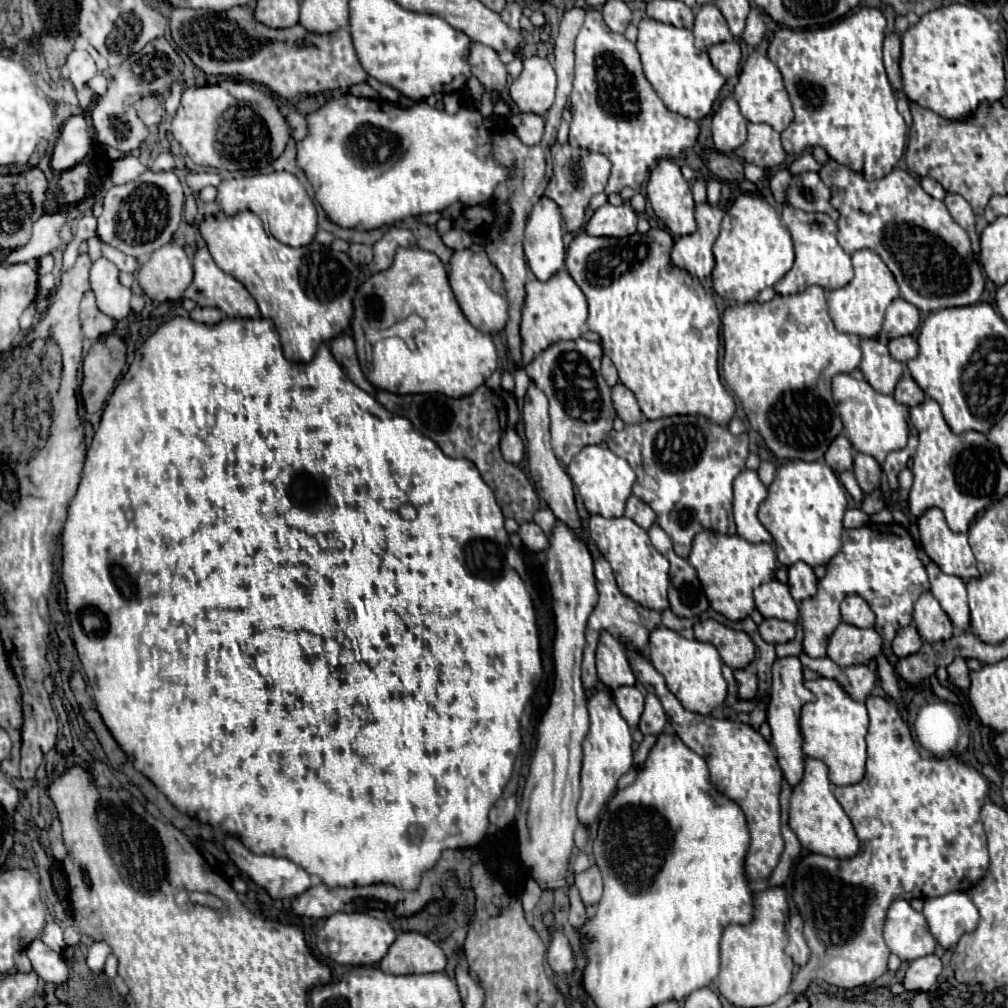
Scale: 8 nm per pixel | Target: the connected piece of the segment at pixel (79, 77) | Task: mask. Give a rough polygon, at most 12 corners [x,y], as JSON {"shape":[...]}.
{"shape":[[85,50],[67,58],[69,80],[75,88],[87,86],[97,74],[95,62]]}

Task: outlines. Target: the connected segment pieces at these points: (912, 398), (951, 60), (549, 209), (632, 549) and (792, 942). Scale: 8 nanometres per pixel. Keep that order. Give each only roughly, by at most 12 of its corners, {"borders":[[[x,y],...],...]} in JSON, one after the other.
{"borders":[[[905,370],[897,382],[897,400],[909,408],[925,400]],[[963,4],[901,38],[905,96],[949,120],[1005,96],[997,32]],[[541,196],[525,224],[527,264],[547,280],[565,264],[561,214]],[[589,518],[619,590],[669,608],[669,562],[633,520]],[[799,914],[789,920],[789,944],[785,952],[797,966],[809,960]]]}

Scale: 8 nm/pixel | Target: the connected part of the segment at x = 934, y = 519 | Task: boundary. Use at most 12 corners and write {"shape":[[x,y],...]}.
{"shape":[[929,508],[919,520],[927,556],[945,572],[977,578],[967,534]]}

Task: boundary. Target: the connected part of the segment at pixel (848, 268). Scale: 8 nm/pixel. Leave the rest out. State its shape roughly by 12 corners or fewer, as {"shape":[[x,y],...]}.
{"shape":[[785,204],[795,264],[773,286],[783,296],[813,284],[843,288],[851,256],[829,214]]}

